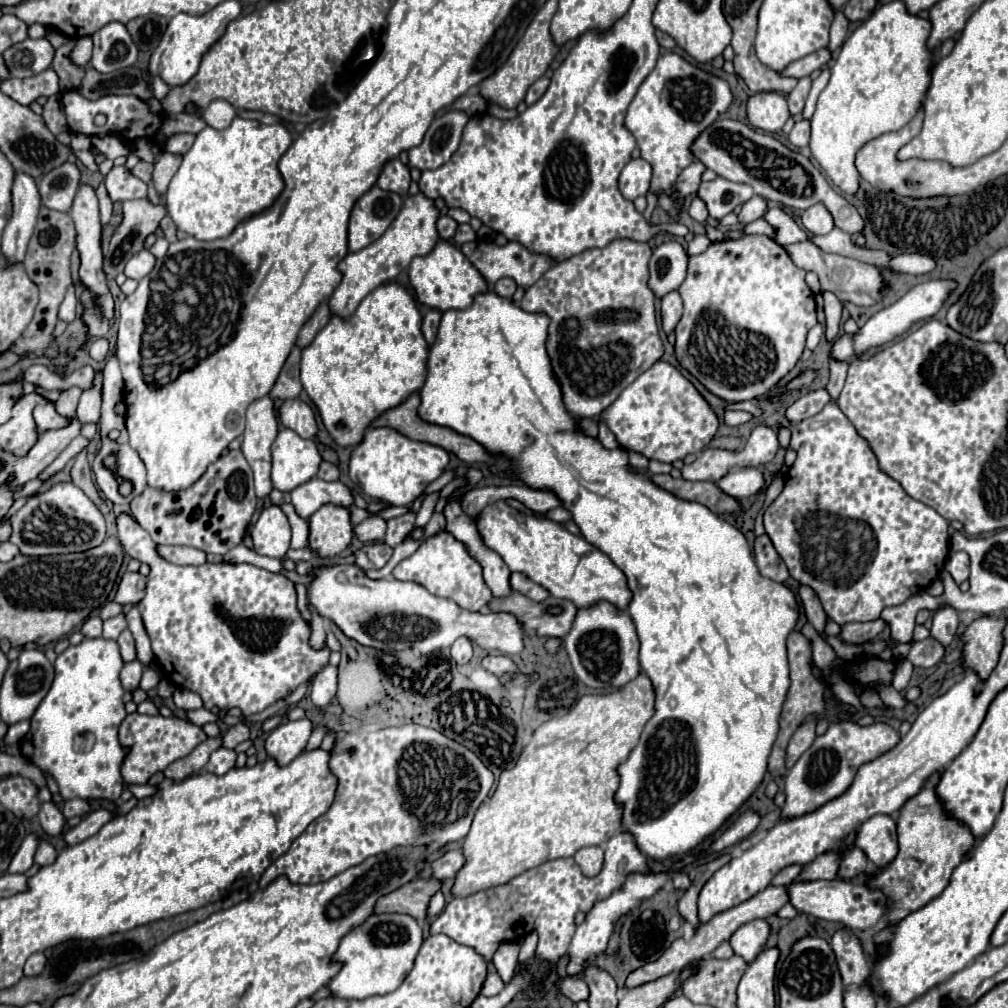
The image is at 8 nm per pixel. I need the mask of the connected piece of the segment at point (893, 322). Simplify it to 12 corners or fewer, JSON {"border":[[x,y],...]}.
{"border":[[930,279],[842,333],[830,357],[850,361],[932,319],[956,289]]}

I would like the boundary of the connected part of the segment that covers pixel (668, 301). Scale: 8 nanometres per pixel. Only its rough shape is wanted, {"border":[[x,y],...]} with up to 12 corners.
{"border":[[678,291],[662,297],[662,329],[670,335],[682,315]]}

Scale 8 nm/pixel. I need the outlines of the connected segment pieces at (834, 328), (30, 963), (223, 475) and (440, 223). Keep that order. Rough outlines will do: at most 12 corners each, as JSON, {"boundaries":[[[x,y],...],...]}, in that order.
{"boundaries":[[[824,293],[826,339],[834,341],[840,331],[842,301]],[[34,953],[26,961],[24,975],[36,977],[46,965],[44,953]],[[228,451],[188,489],[146,487],[132,515],[158,545],[224,555],[256,511]],[[446,215],[436,221],[438,235],[452,239],[456,233],[454,219]]]}

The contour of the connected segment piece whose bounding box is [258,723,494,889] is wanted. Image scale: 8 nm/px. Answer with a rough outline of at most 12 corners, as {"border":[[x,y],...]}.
{"border":[[416,725],[352,731],[332,807],[260,877],[320,883],[470,831],[492,771]]}

